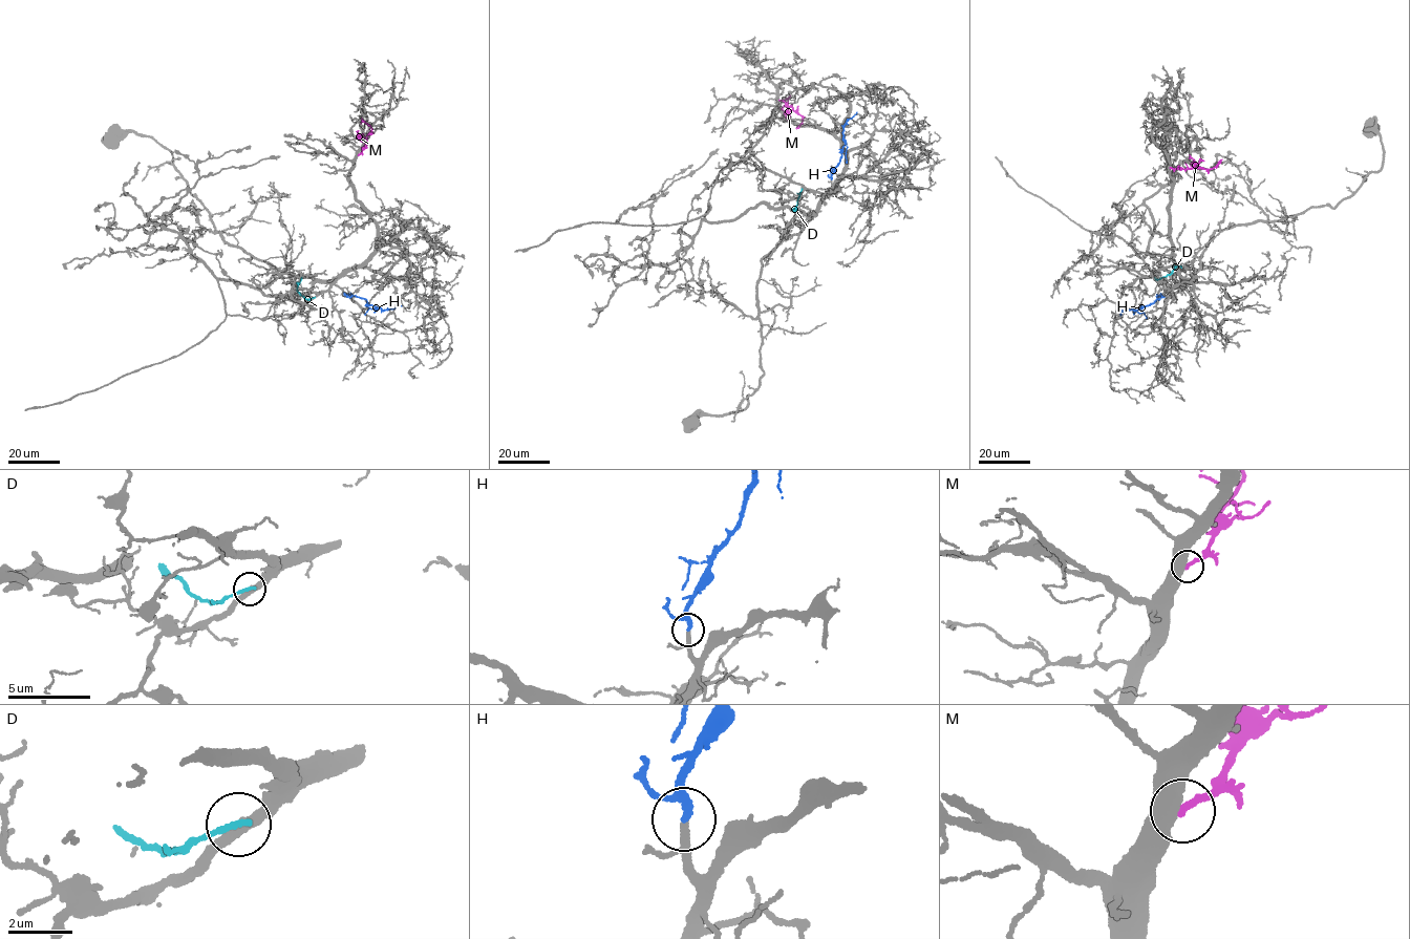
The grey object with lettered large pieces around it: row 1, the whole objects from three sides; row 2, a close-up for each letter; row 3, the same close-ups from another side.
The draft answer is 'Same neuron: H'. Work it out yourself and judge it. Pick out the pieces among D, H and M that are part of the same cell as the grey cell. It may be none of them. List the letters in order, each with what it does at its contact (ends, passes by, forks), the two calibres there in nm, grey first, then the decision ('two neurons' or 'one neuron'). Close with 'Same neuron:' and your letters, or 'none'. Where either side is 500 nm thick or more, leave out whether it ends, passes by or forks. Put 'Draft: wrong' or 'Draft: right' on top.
Draft: right
D: it ends | 280/220 nm | two neurons
H: it passes by | 170/180 nm | one neuron
M: 500/240 nm | two neurons
Same neuron: H

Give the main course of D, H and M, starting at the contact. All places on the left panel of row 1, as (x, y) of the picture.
D: (314, 297), (305, 298), (298, 292), (301, 277)
H: (345, 294), (364, 299), (369, 305), (382, 310), (402, 306)
M: (358, 155), (372, 128), (362, 118)

